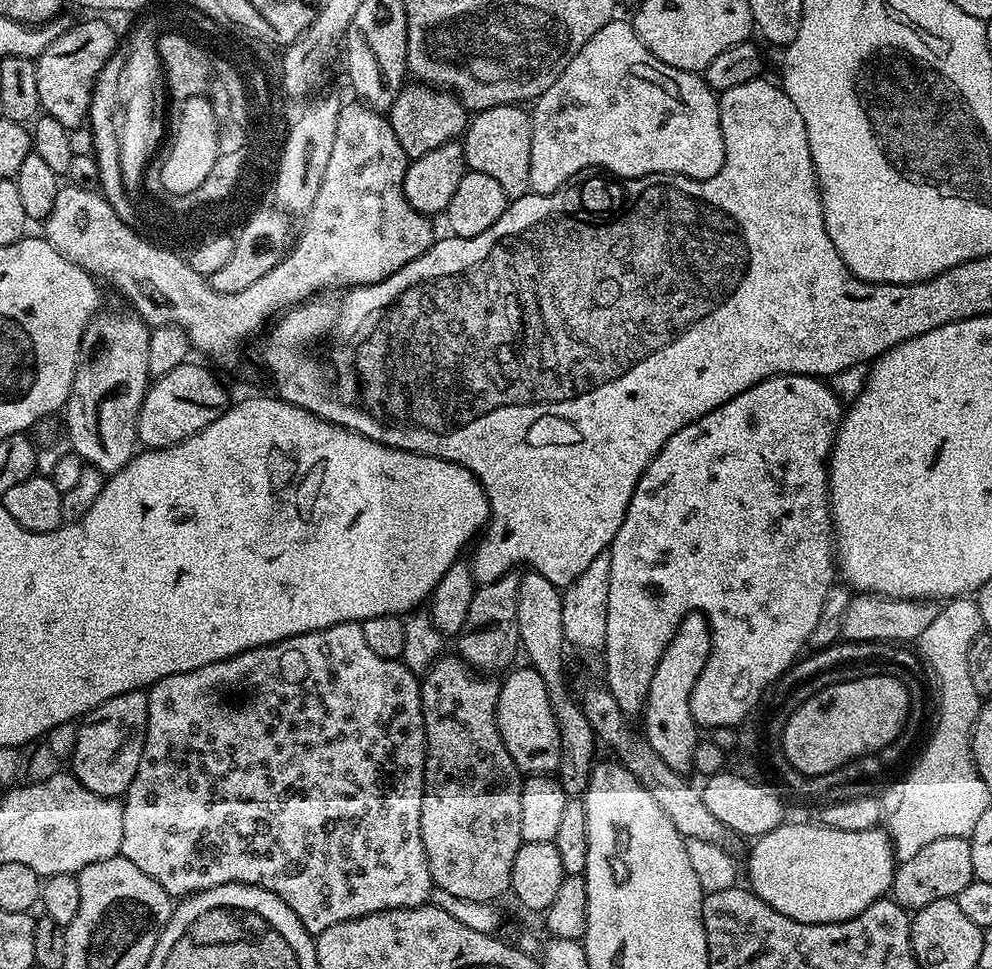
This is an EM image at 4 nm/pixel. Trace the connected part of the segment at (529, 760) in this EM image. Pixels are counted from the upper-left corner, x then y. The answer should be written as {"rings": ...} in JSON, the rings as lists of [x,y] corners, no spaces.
{"rings":[[[531,666],[515,668],[503,677],[505,680],[500,684],[496,703],[496,725],[500,737],[521,773],[555,773],[559,766],[559,726],[547,697],[546,685]]]}

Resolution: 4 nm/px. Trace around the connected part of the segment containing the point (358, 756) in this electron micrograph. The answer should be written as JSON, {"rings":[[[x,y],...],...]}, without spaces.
{"rings":[[[359,623],[335,624],[301,636],[291,636],[285,640],[279,640],[277,644],[267,644],[264,648],[252,648],[248,652],[231,656],[228,660],[219,660],[210,666],[202,666],[198,670],[170,674],[151,686],[156,689],[156,812],[136,812],[136,824],[122,822],[120,855],[134,862],[134,866],[138,866],[142,874],[150,874],[150,878],[154,878],[154,882],[161,884],[169,896],[183,898],[191,896],[193,892],[201,892],[223,884],[259,884],[278,898],[282,898],[282,902],[286,902],[286,906],[290,906],[290,910],[298,914],[304,929],[313,934],[318,934],[330,926],[338,926],[338,922],[346,922],[366,914],[391,908],[417,908],[419,904],[429,903],[434,885],[426,850],[422,846],[420,829],[420,811],[424,793],[424,715],[420,701],[420,680],[417,673],[410,671],[400,660],[378,658],[378,654],[374,654],[374,650],[370,650],[370,646],[366,643],[366,637],[362,634]]]}

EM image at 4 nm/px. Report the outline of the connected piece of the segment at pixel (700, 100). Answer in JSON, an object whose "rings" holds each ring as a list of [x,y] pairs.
{"rings":[[[614,18],[609,24],[602,26],[602,30],[598,30],[598,34],[594,34],[594,38],[590,38],[590,42],[586,42],[586,46],[582,46],[582,50],[578,50],[578,54],[574,54],[570,66],[566,66],[566,70],[562,70],[558,82],[554,82],[554,86],[550,86],[550,90],[546,90],[541,96],[536,97],[534,101],[536,109],[531,109],[530,112],[532,117],[530,188],[533,193],[545,196],[551,192],[559,192],[569,181],[579,177],[581,175],[579,172],[583,168],[592,168],[588,170],[603,170],[605,173],[611,174],[616,178],[677,172],[679,176],[694,178],[695,180],[714,178],[714,174],[718,174],[718,170],[722,170],[724,139],[722,138],[722,126],[720,125],[720,102],[717,93],[704,80],[703,75],[687,72],[674,66],[666,66],[666,62],[654,58],[652,51],[638,38],[638,34],[631,23],[627,19],[620,19]]]}

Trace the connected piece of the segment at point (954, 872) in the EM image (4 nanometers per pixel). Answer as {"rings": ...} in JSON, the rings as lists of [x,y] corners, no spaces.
{"rings":[[[966,836],[934,838],[934,842],[922,846],[914,858],[899,861],[896,873],[892,875],[891,899],[896,899],[901,909],[915,910],[930,906],[930,902],[950,900],[958,895],[974,878],[972,841]]]}

